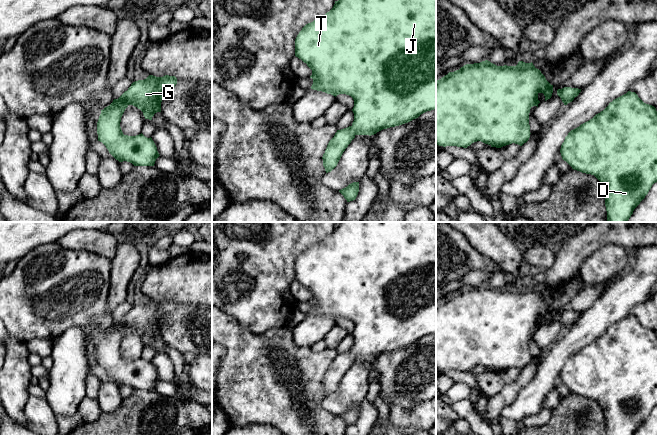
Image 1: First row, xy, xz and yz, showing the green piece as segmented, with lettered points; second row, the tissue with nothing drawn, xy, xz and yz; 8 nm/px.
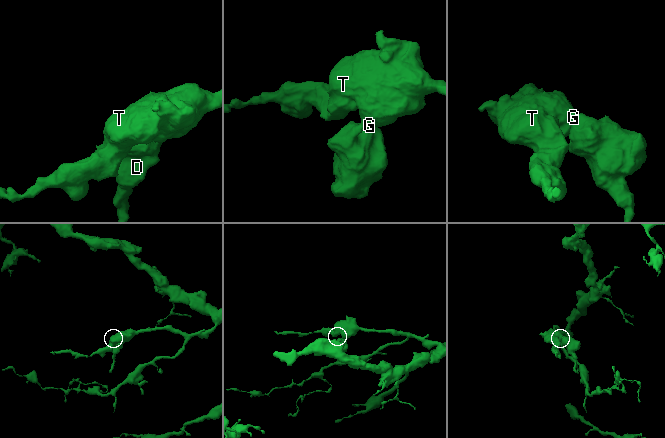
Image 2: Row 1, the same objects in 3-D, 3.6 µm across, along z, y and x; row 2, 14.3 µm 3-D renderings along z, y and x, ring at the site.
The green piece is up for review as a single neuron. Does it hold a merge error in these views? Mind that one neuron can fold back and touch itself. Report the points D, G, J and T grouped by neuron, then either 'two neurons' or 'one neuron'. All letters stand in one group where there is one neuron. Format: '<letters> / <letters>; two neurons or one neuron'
D G J T; one neuron

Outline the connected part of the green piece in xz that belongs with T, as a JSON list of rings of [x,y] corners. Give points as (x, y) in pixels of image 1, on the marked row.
[[[338,0],[324,16],[306,24],[295,39],[295,56],[301,59],[312,70],[311,89],[322,91],[333,96],[346,94],[353,98],[354,121],[351,126],[337,130],[329,141],[323,154],[323,166],[326,173],[331,172],[338,164],[343,152],[356,135],[374,135],[390,127],[399,126],[418,118],[421,114],[436,109],[436,0]]]

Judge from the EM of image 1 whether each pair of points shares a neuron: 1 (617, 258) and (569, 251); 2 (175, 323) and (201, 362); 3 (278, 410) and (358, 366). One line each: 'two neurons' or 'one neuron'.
1: two neurons
2: two neurons
3: two neurons

